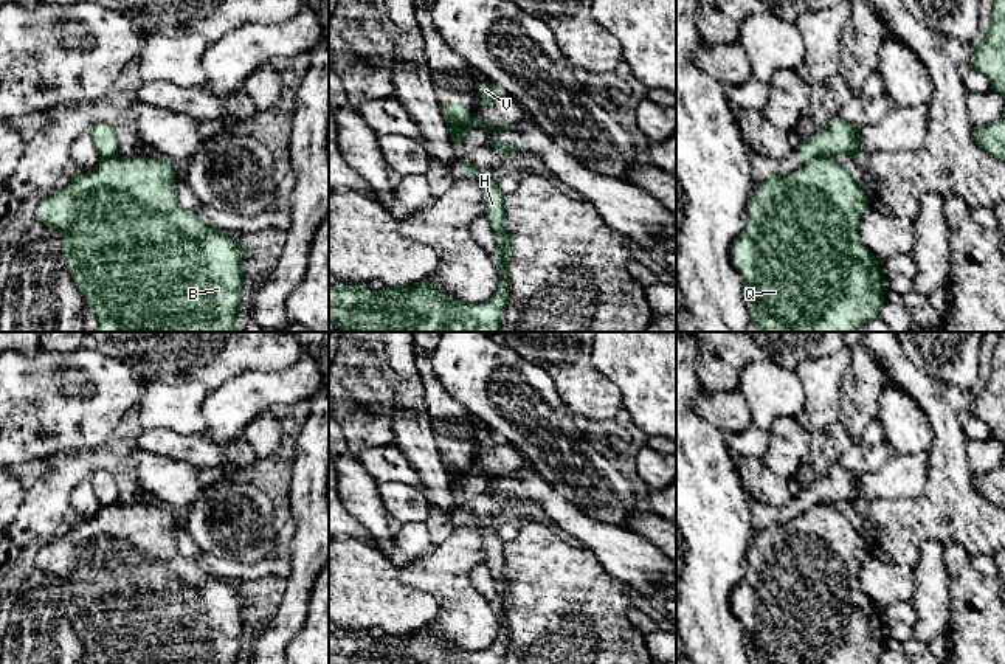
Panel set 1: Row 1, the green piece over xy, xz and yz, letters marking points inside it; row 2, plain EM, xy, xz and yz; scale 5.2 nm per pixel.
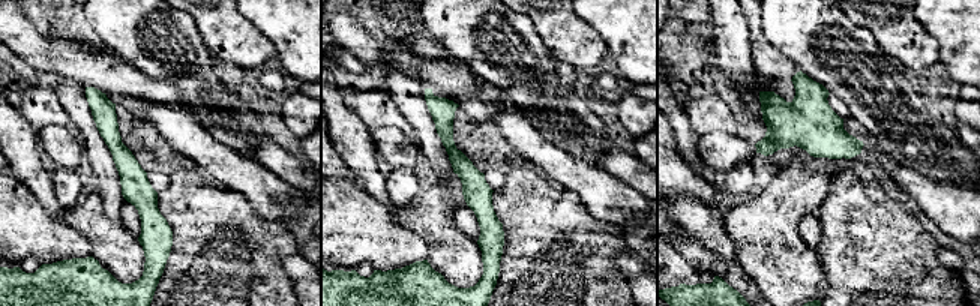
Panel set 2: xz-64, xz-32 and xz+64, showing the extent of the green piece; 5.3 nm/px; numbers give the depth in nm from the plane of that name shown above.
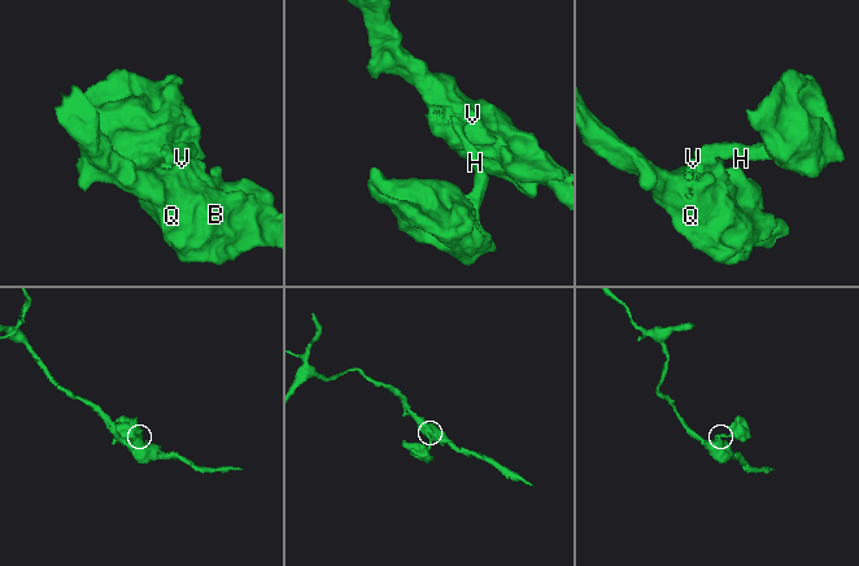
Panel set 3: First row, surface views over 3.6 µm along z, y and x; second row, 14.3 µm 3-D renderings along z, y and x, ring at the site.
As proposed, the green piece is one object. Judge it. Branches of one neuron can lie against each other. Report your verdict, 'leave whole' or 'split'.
split

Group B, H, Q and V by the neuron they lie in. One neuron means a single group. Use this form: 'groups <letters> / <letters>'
groups B Q V / H

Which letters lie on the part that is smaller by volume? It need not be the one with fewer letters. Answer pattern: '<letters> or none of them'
H

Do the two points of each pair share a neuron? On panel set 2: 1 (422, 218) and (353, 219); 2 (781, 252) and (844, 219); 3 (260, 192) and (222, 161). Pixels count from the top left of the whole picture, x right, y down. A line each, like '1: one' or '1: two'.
1: two
2: two
3: one

